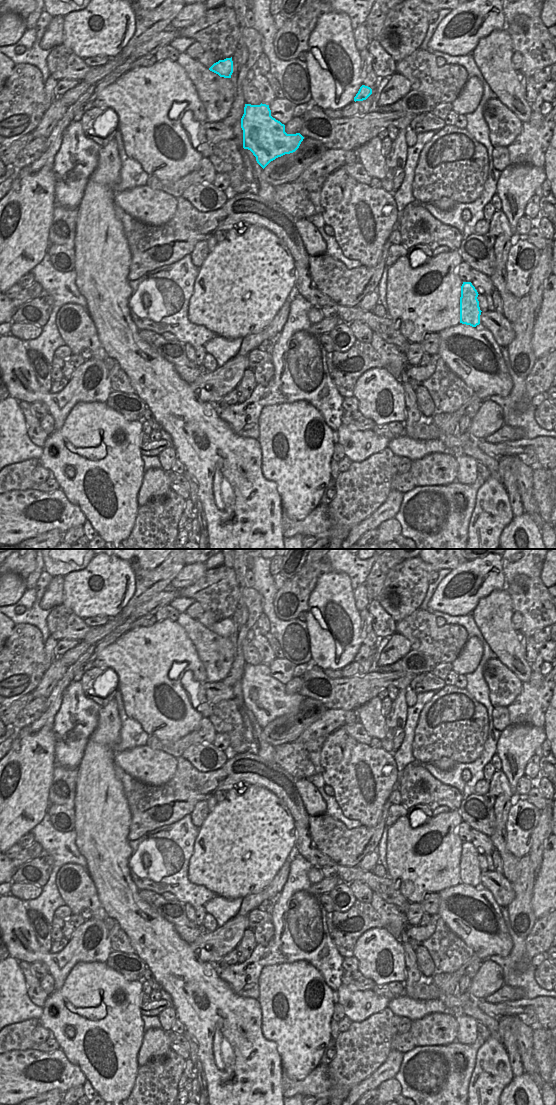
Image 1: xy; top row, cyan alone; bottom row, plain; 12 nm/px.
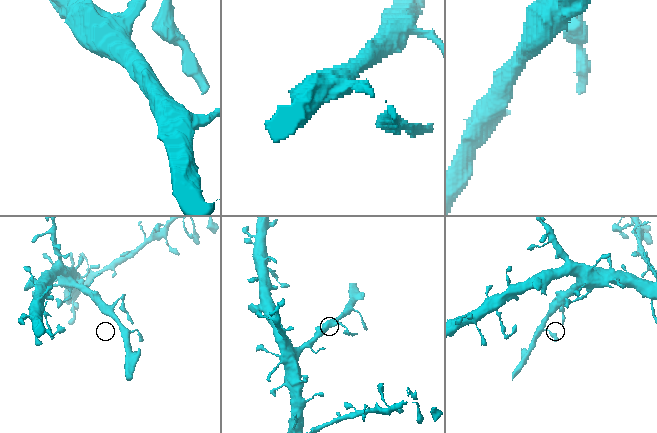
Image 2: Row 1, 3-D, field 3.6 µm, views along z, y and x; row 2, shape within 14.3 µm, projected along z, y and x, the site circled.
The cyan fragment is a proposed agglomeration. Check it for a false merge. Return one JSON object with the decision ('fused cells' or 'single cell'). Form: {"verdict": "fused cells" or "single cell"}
{"verdict": "fused cells"}

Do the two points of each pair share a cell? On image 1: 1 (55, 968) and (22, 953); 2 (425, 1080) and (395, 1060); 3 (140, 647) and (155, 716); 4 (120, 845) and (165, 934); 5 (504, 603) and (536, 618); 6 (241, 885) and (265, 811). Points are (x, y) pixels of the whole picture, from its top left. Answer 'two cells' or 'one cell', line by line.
1: one cell
2: two cells
3: one cell
4: one cell
5: two cells
6: one cell

